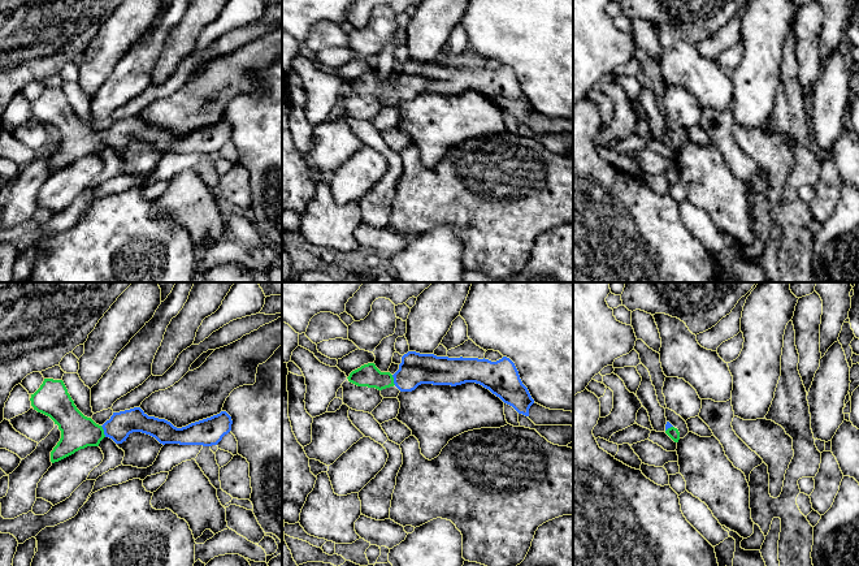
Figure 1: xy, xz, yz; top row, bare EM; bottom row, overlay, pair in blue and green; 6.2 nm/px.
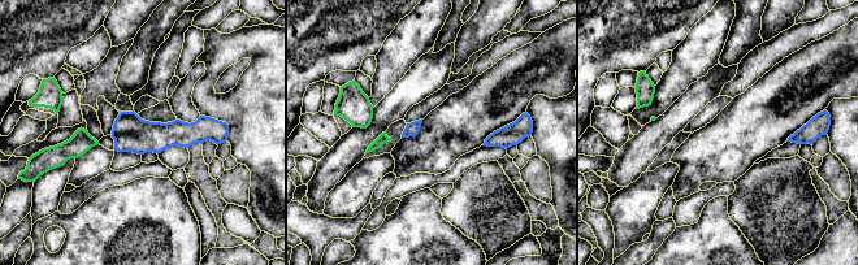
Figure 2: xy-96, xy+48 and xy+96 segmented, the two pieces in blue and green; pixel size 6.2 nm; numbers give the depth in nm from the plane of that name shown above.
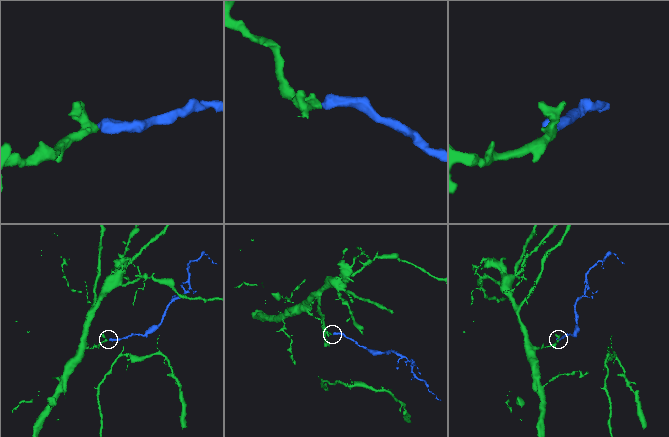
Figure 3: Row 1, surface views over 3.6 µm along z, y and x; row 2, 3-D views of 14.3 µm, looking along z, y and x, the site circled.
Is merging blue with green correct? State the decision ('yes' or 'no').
yes

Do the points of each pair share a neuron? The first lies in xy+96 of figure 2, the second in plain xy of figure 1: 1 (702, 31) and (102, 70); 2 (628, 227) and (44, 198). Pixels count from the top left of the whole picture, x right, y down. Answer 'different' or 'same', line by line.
1: same
2: same

